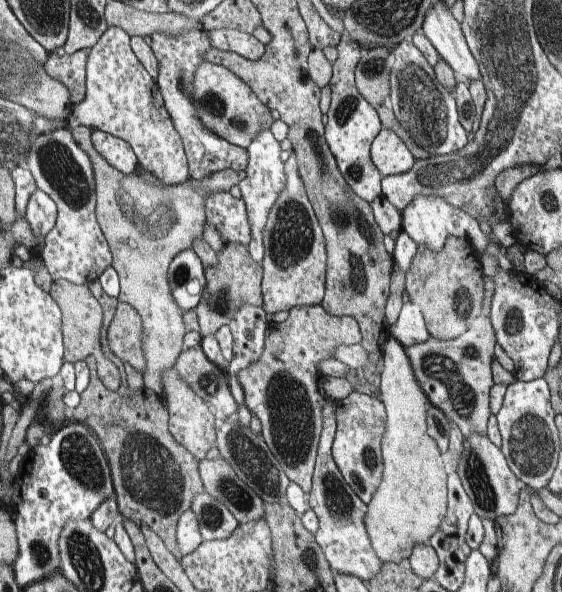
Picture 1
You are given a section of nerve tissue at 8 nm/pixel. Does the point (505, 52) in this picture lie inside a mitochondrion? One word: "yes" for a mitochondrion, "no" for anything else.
yes

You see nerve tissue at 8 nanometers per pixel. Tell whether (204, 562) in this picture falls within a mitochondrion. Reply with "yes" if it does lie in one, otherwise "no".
no

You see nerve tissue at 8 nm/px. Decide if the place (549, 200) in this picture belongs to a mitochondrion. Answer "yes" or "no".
yes

